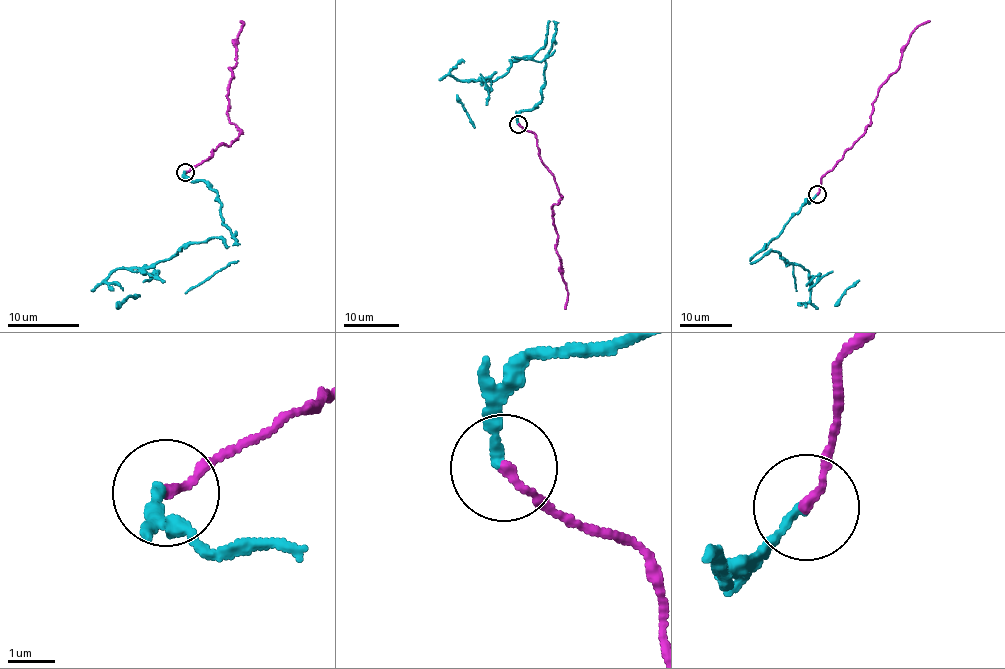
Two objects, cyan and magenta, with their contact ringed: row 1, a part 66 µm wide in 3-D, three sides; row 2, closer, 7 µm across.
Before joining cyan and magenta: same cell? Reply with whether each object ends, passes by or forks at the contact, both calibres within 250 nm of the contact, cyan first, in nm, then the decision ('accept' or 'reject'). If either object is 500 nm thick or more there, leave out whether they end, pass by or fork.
cyan ends | magenta ends | 180/190 nm | reject

